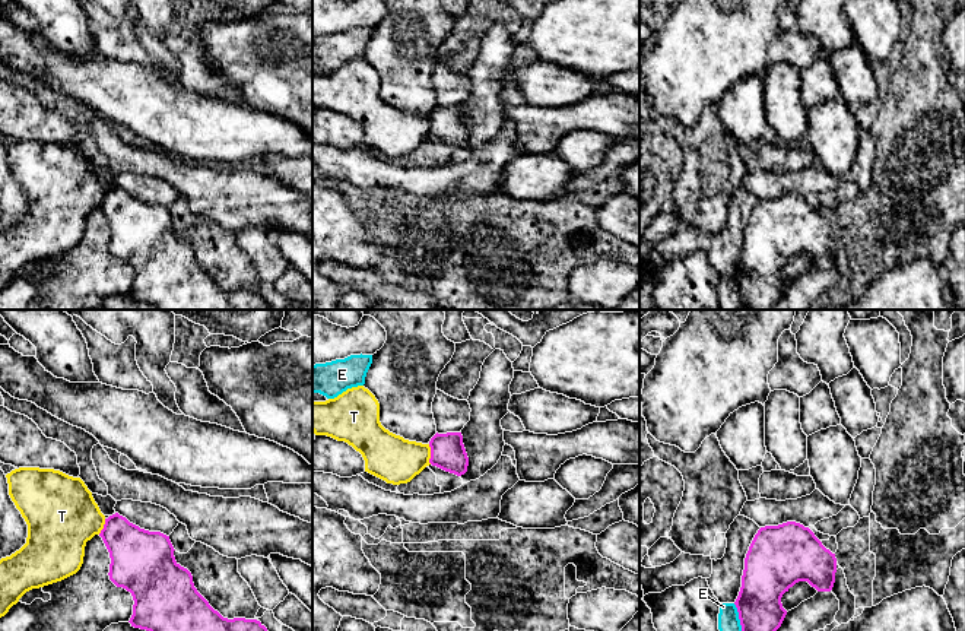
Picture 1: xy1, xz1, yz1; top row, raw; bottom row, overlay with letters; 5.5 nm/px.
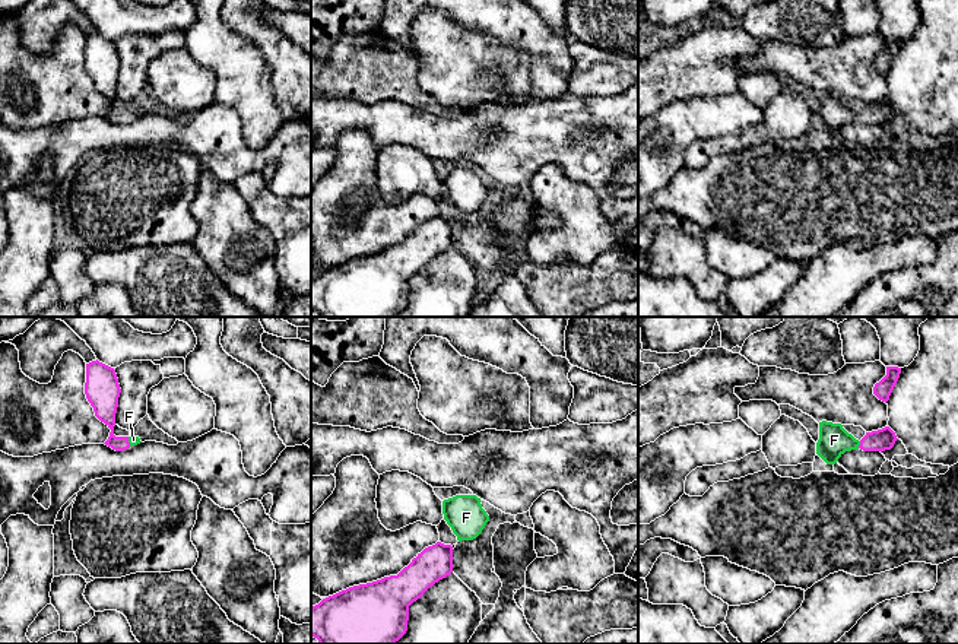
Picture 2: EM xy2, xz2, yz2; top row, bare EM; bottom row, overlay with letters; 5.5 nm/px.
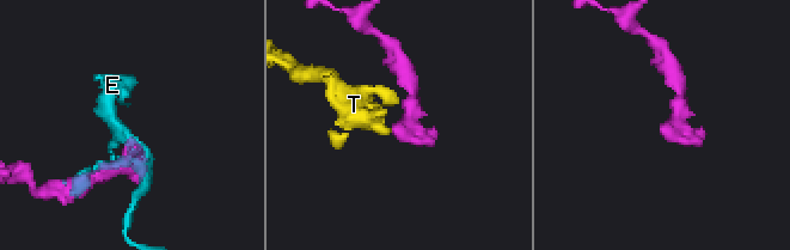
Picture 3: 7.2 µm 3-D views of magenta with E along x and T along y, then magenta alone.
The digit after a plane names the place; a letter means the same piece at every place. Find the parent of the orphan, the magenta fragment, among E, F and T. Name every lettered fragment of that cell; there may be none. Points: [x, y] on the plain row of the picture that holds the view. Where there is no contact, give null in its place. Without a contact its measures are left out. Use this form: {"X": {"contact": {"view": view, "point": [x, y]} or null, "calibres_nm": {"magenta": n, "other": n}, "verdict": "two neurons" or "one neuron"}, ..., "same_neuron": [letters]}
{"E": {"contact": {"view": "yz1", "point": [739, 291]}, "calibres_nm": {"magenta": 260, "other": 130}, "verdict": "two neurons"}, "F": {"contact": {"view": "yz2", "point": [860, 117]}, "calibres_nm": {"magenta": 120, "other": 170}, "verdict": "one neuron"}, "T": {"contact": {"view": "xz1", "point": [431, 127]}, "calibres_nm": {"magenta": 190, "other": 260}, "verdict": "two neurons"}, "same_neuron": ["F"]}

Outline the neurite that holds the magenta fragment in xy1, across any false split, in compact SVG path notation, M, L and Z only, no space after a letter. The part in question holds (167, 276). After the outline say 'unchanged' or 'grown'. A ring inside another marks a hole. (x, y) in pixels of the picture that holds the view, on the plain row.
M118 186L105 191L99 209L111 231L109 253L133 269L131 299L156 310L272 310L257 292L228 292L215 283L194 260L191 245L175 234L169 209L140 202Z; unchanged

